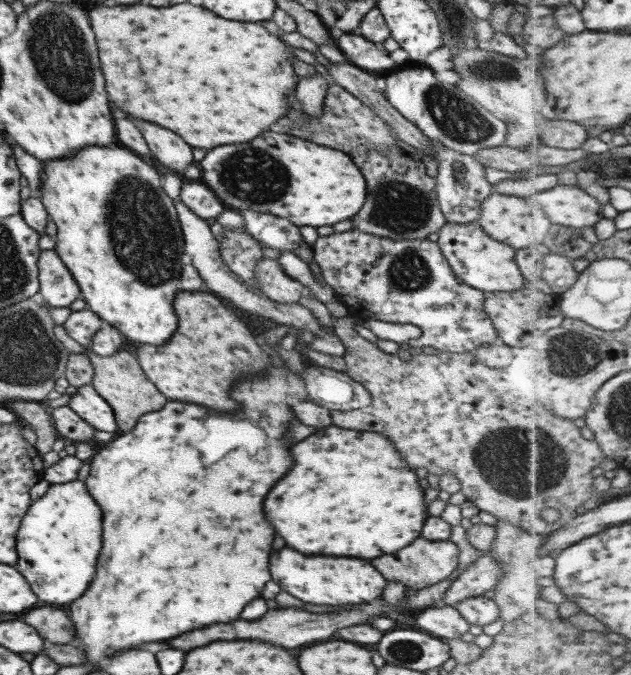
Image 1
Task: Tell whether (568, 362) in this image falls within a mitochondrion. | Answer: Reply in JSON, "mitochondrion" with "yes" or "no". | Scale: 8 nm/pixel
{"mitochondrion":"yes"}

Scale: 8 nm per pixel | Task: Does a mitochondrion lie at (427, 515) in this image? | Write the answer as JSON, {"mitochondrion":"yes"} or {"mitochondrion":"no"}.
{"mitochondrion":"no"}

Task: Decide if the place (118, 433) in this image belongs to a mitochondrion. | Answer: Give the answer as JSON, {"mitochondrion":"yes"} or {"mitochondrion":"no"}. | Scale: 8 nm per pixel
{"mitochondrion":"no"}

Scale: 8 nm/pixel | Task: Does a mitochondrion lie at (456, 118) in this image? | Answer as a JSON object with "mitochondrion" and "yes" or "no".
{"mitochondrion":"yes"}

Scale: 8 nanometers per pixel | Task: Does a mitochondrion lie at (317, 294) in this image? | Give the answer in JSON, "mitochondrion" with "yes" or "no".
{"mitochondrion":"no"}

